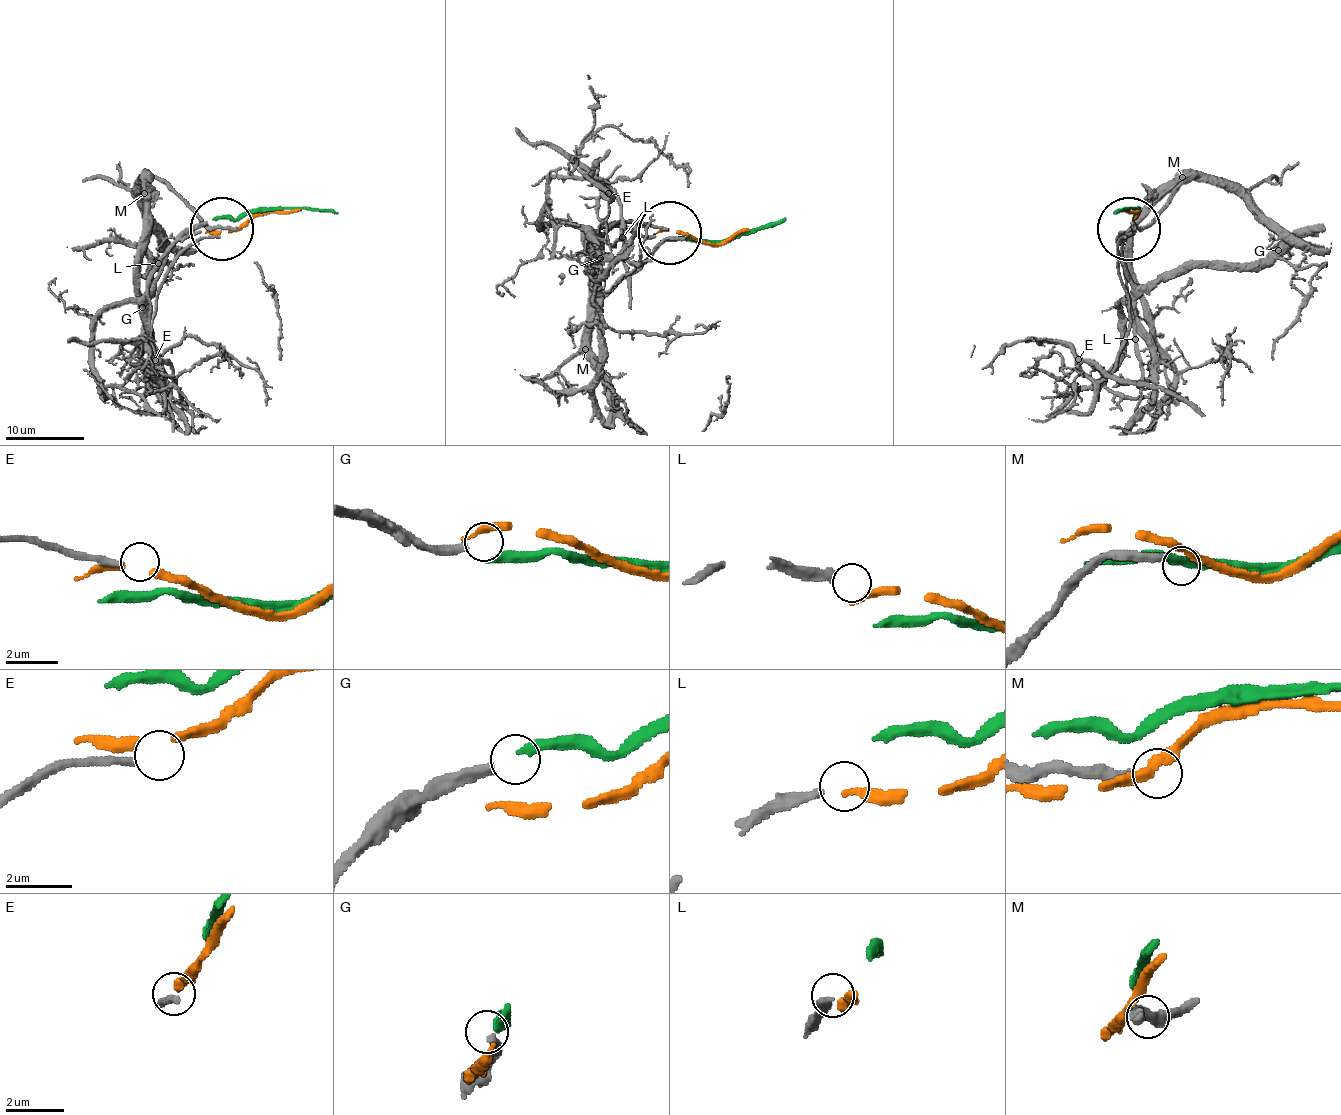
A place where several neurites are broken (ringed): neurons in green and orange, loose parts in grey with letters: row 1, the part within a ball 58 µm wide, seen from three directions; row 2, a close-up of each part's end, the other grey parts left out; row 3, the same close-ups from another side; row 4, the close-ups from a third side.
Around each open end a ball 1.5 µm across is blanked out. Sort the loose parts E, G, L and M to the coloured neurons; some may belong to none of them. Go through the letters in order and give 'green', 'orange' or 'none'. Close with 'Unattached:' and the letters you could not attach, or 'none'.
E: none
G: none
L: none
M: none
Unattached: E, G, L, M

